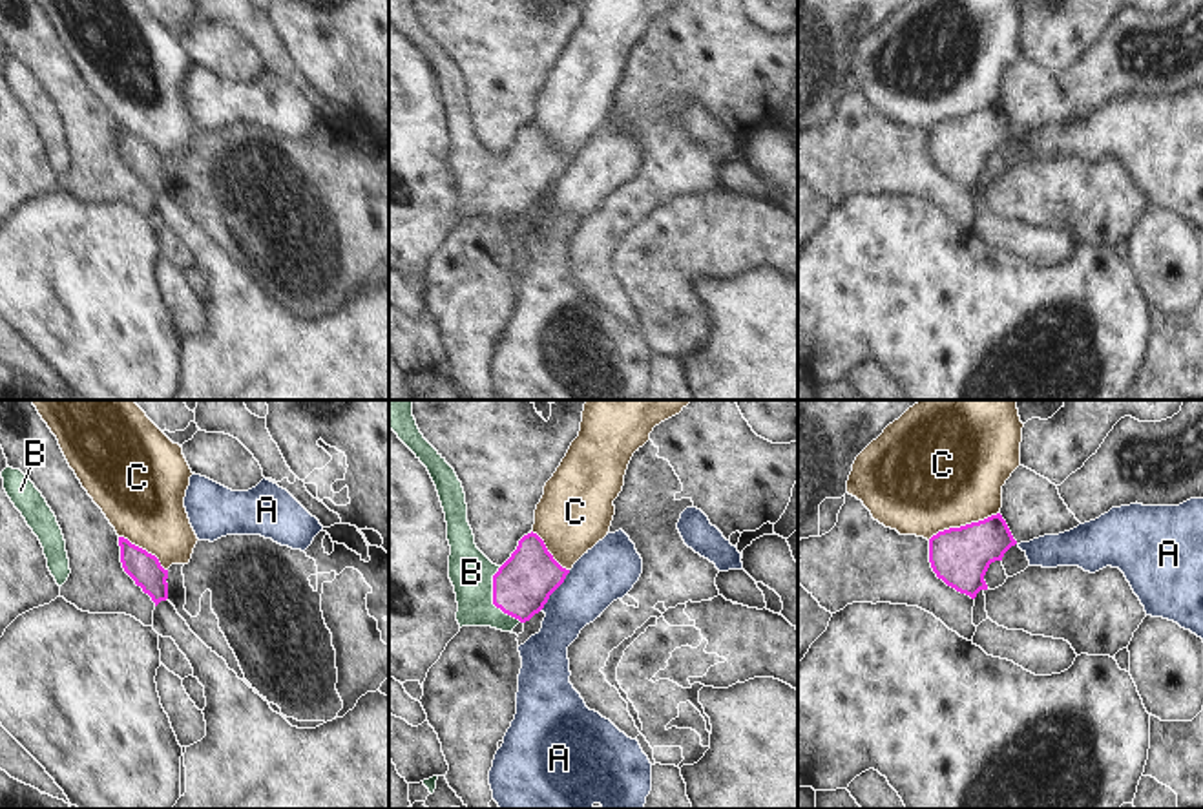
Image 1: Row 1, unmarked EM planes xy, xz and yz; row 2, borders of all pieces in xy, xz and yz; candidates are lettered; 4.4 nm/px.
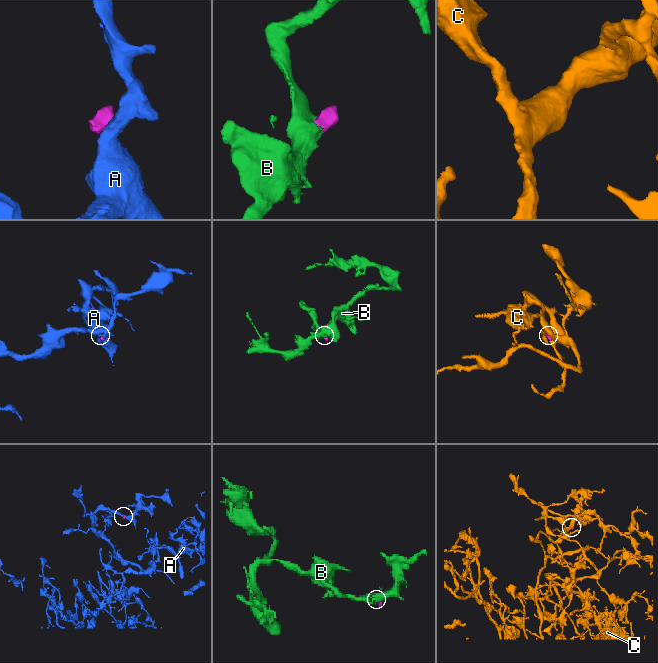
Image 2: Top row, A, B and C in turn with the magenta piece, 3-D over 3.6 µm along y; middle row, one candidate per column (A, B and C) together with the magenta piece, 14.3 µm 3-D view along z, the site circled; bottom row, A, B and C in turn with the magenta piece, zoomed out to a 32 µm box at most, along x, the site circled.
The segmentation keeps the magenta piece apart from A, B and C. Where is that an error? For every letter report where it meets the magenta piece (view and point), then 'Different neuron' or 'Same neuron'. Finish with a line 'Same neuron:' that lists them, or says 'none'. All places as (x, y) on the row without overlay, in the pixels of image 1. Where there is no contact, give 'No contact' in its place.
A: Touches magenta at xz (555, 179). Different neuron
B: Touches magenta at xz (493, 190). Same neuron
C: Touches magenta at yz (962, 117). Different neuron
Same neuron: B.

